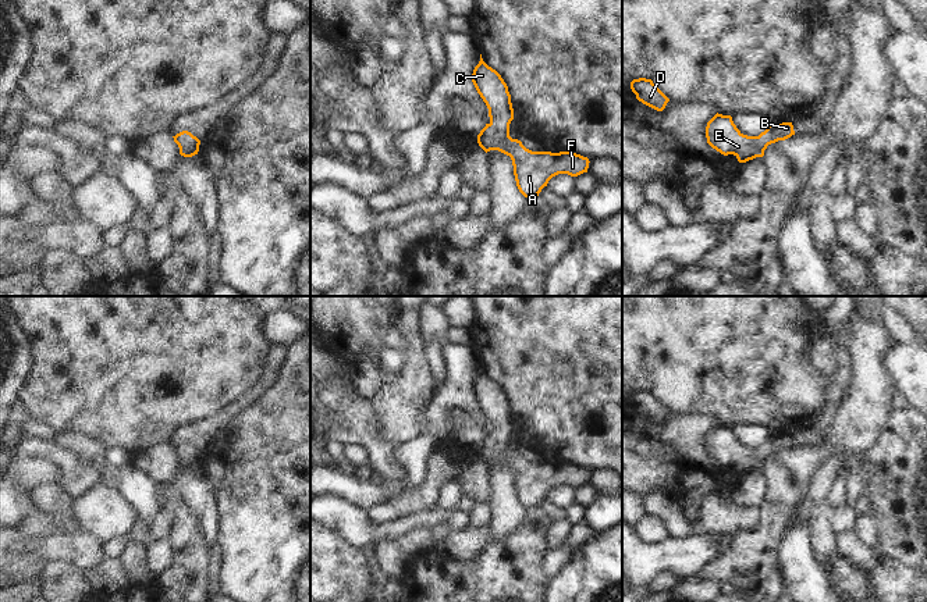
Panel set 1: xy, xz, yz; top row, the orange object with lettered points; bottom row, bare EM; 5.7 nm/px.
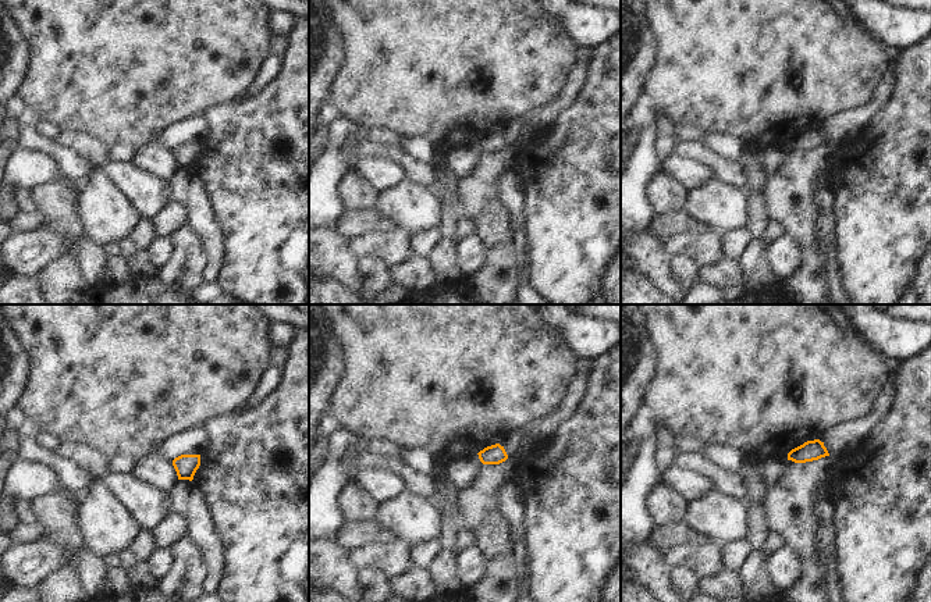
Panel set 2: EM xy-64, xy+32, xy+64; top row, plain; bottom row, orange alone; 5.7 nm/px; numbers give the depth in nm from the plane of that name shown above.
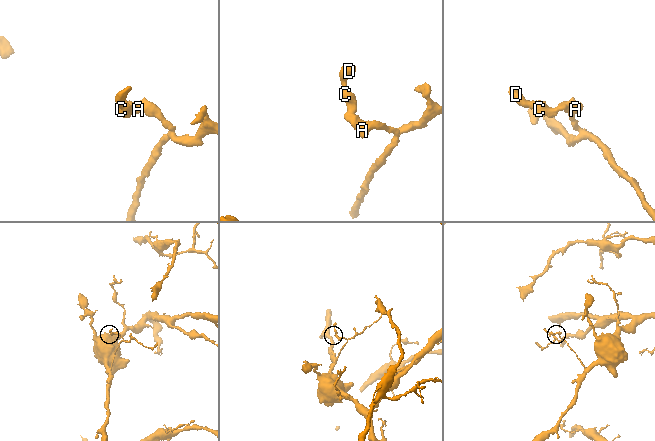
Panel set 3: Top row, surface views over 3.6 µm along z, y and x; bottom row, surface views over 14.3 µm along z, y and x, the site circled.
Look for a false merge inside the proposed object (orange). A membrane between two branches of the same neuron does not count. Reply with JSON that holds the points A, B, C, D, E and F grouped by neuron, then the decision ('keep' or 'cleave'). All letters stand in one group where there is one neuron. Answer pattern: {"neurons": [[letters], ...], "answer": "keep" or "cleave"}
{"neurons": [["A", "B", "C", "D", "E", "F"]], "answer": "keep"}

